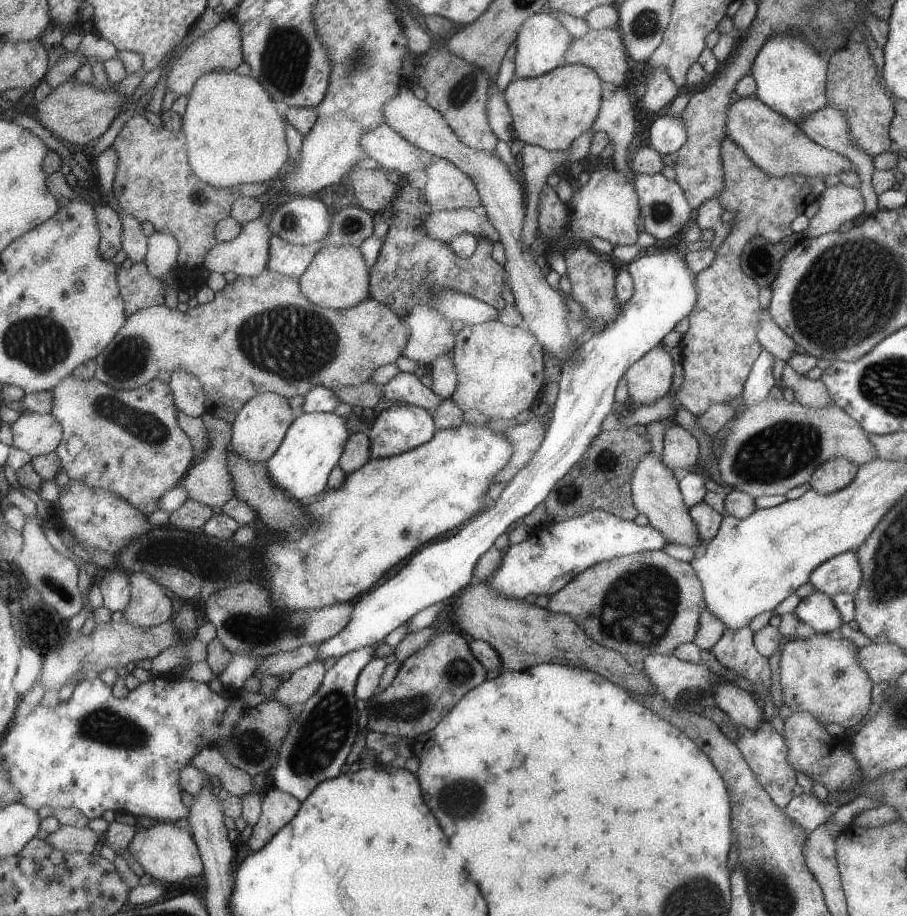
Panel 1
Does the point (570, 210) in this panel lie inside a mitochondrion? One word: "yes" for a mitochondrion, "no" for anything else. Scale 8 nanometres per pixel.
no

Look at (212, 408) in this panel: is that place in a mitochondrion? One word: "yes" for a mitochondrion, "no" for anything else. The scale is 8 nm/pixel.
no

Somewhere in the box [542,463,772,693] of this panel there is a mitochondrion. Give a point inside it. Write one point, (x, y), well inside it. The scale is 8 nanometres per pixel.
(643, 603)

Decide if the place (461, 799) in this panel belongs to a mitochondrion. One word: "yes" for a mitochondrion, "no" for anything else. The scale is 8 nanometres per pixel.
yes

